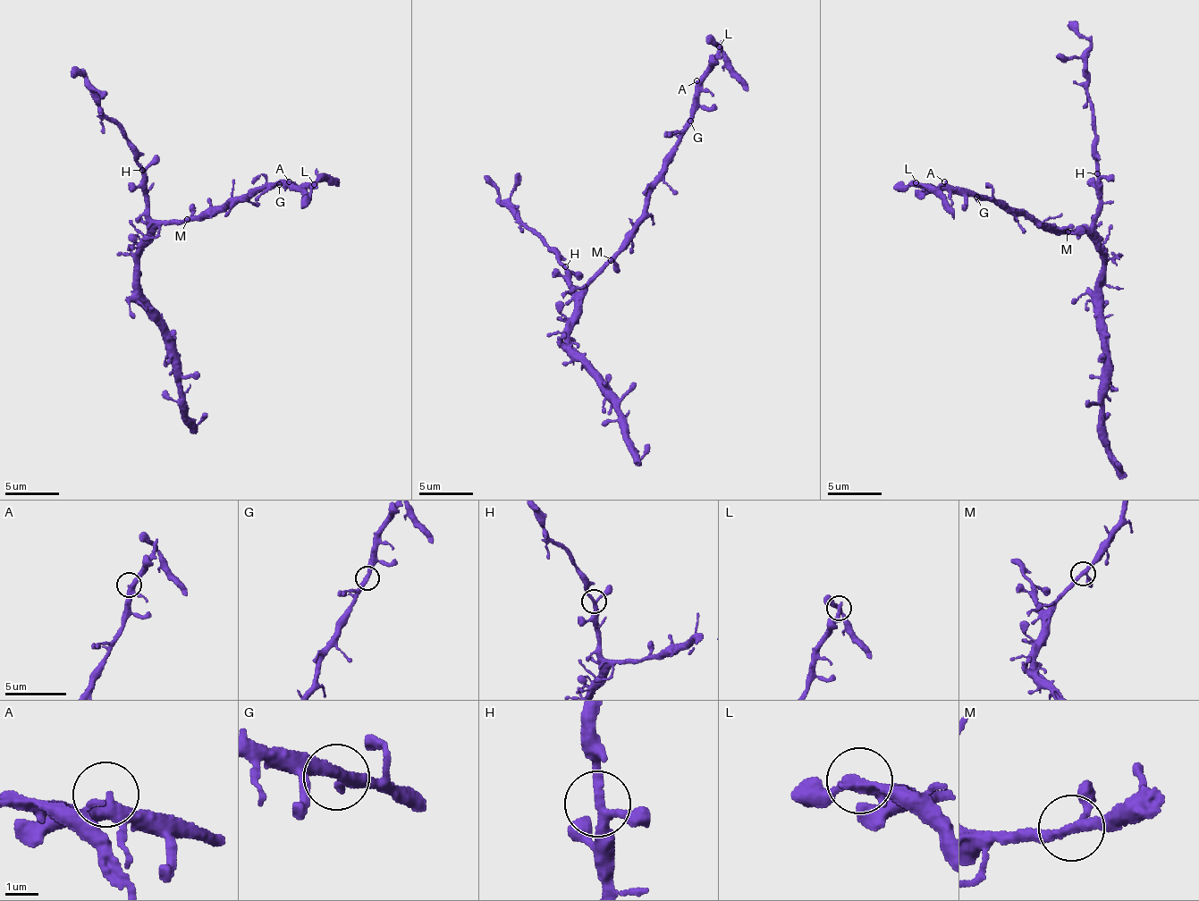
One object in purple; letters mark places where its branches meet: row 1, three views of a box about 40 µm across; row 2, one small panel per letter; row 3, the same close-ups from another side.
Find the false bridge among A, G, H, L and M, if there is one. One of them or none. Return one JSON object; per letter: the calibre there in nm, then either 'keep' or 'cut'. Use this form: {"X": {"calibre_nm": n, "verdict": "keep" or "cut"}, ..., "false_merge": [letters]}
{"A": {"calibre_nm": 340, "verdict": "keep"}, "G": {"calibre_nm": 340, "verdict": "keep"}, "H": {"calibre_nm": 240, "verdict": "keep"}, "L": {"calibre_nm": 240, "verdict": "cut"}, "M": {"calibre_nm": 240, "verdict": "keep"}, "false_merge": ["L"]}

